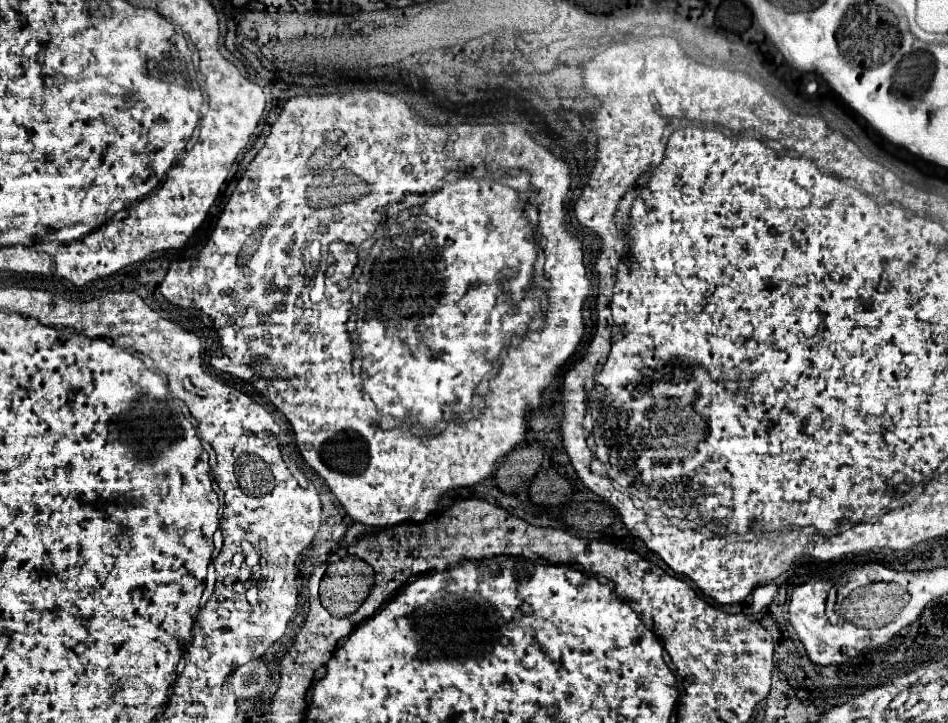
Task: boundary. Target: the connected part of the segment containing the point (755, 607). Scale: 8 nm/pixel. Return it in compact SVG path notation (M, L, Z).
M763 584L763 586L757 586L755 592L753 592L753 602L751 602L751 614L759 614L763 612L771 600L773 600L773 592L775 592L775 586L773 584Z

